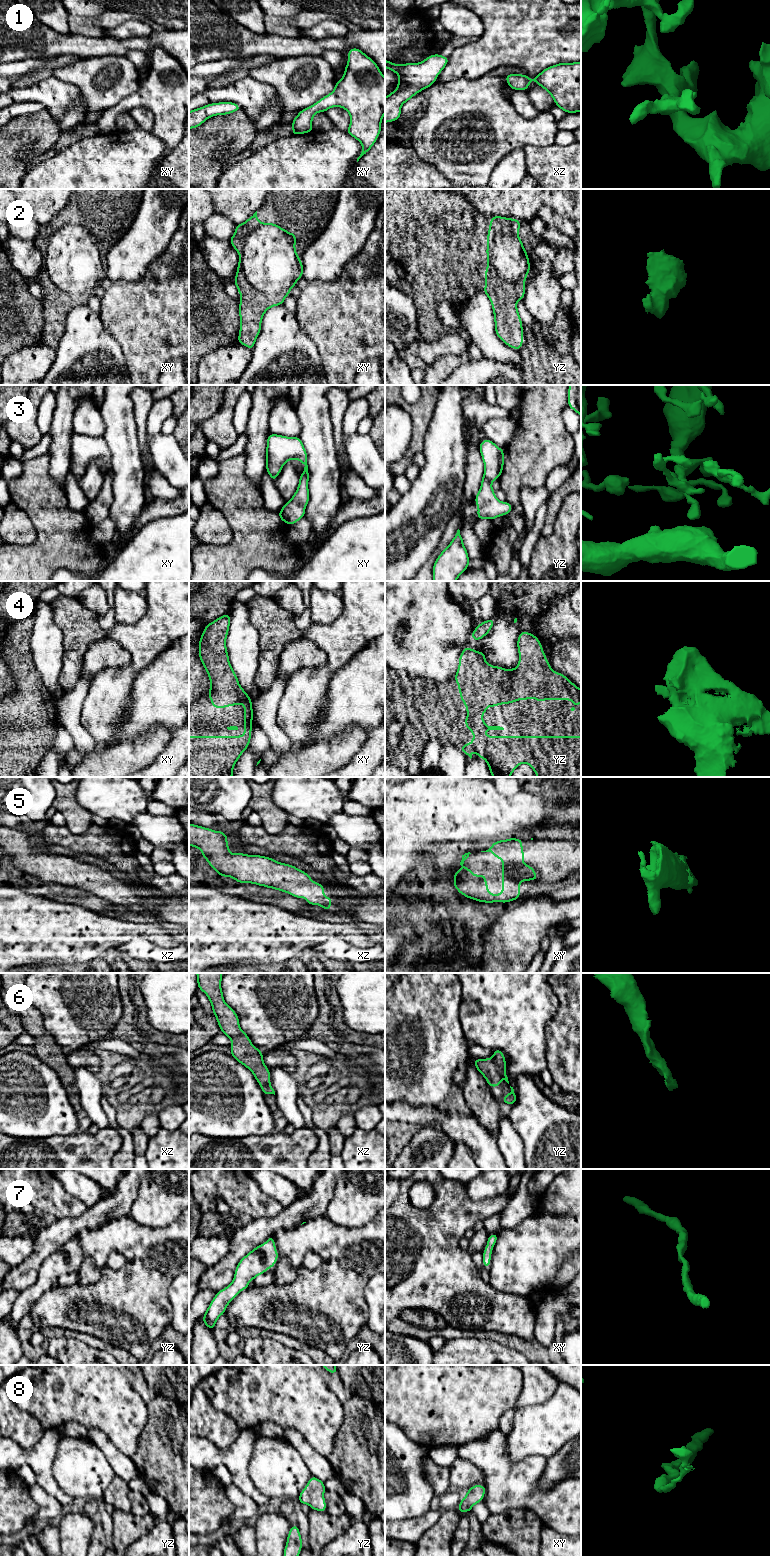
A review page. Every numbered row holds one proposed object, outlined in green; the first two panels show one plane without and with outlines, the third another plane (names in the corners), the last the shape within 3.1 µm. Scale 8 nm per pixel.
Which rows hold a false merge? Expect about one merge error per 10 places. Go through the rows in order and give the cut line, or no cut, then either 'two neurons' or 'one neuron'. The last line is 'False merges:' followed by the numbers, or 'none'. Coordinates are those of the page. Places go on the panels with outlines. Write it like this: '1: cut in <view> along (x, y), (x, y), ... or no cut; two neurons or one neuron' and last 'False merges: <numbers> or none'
1: no cut; one neuron
2: no cut; one neuron
3: no cut; one neuron
4: no cut; one neuron
5: no cut; one neuron
6: no cut; one neuron
7: no cut; one neuron
8: no cut; one neuron
False merges: none

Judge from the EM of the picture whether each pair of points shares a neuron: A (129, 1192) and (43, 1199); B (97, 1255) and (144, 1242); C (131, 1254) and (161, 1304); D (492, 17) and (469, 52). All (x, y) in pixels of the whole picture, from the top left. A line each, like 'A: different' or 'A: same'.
A: different
B: same
C: different
D: same

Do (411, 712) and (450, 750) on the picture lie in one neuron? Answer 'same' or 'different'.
different

